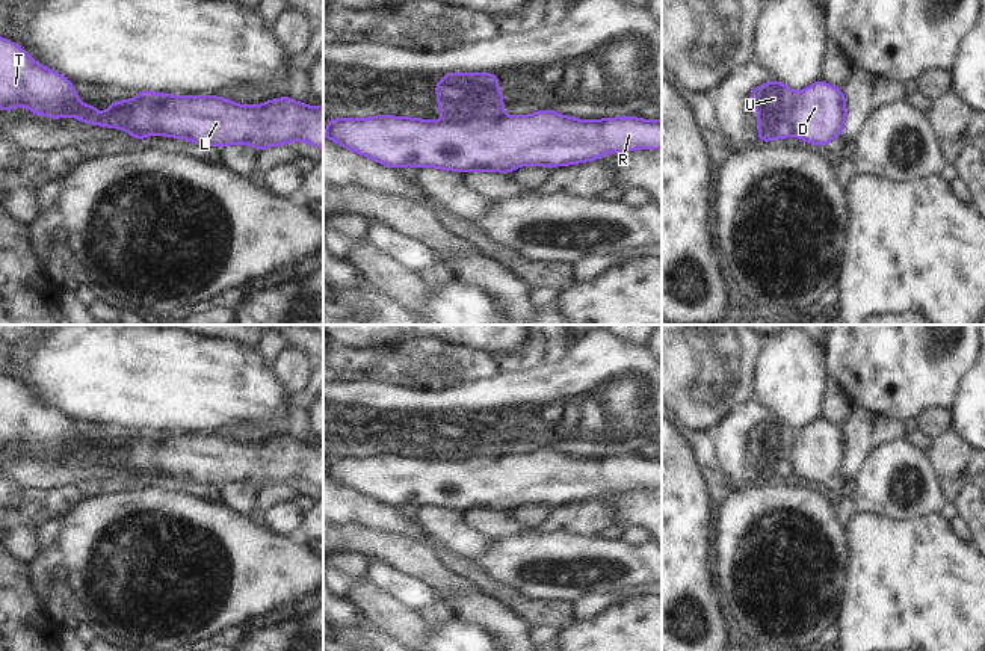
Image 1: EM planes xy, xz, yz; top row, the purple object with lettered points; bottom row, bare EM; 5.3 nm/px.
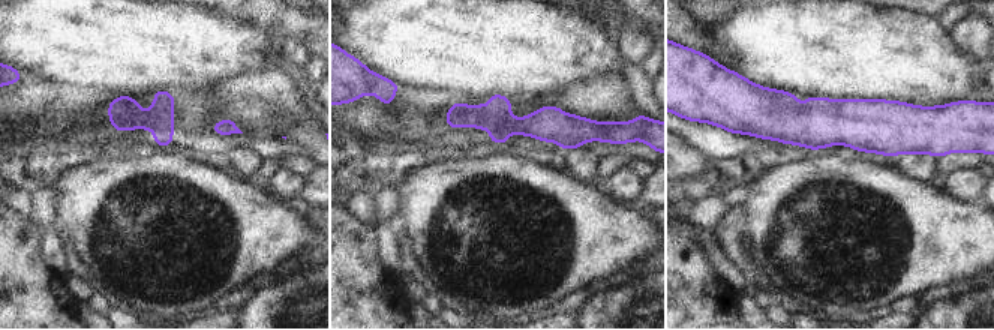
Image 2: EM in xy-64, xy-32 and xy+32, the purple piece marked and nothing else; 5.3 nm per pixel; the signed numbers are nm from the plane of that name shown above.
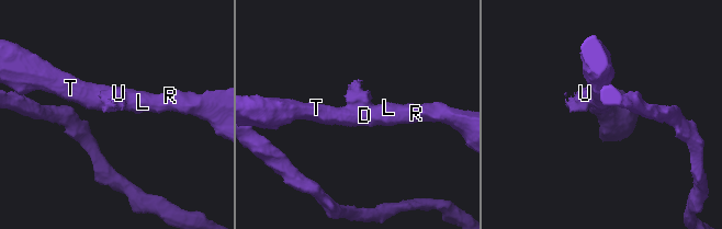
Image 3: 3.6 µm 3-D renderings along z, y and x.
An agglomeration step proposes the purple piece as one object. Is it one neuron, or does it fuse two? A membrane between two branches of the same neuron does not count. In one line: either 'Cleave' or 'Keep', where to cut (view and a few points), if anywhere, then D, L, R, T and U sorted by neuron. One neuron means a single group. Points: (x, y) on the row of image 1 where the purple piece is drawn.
Cleave. Split along xz (505, 115), (499, 118), (449, 121). Groups: D L R T / U

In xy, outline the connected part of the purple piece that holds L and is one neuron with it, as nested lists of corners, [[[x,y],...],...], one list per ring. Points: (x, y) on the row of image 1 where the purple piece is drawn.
[[[0,38],[0,109],[5,112],[12,107],[24,106],[35,115],[45,115],[59,119],[71,115],[88,124],[100,127],[116,127],[127,130],[134,139],[144,139],[150,134],[187,139],[196,145],[215,148],[216,145],[249,143],[257,151],[273,145],[287,145],[301,139],[323,151],[323,106],[311,107],[298,103],[289,97],[269,100],[258,106],[240,106],[224,97],[195,95],[177,97],[163,94],[157,104],[148,104],[136,97],[131,109],[122,115],[97,115],[95,104],[83,106],[73,89],[71,80],[56,71],[35,62],[17,44]]]

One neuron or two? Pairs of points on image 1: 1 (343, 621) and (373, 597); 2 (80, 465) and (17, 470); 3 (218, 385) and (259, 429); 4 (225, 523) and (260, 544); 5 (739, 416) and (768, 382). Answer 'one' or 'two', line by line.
1: two
2: two
3: two
4: one
5: two

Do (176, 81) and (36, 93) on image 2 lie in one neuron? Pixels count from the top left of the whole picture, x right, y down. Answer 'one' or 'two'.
two

